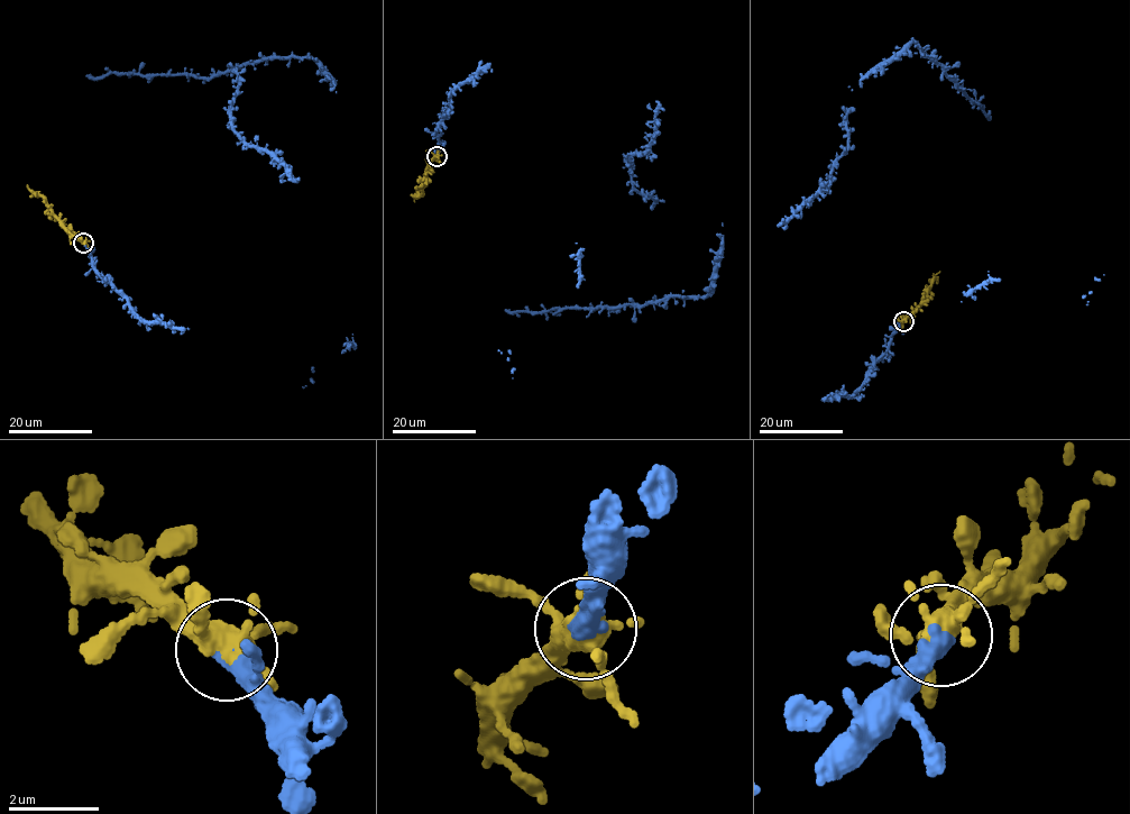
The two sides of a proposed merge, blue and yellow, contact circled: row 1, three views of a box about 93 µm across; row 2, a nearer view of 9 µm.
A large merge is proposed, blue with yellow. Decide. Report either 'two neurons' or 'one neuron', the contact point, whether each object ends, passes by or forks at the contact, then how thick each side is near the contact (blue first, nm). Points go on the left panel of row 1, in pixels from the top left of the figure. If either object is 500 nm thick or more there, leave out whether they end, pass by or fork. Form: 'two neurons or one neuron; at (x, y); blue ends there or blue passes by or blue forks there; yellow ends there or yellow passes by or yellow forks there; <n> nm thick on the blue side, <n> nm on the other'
one neuron; at (83, 243); blue ends there; yellow forks there; 480 nm thick on the blue side, 360 nm on the other

